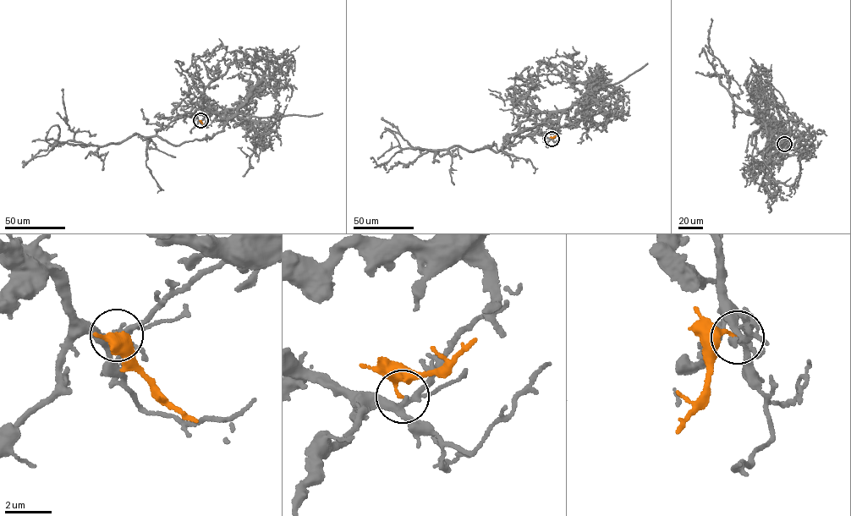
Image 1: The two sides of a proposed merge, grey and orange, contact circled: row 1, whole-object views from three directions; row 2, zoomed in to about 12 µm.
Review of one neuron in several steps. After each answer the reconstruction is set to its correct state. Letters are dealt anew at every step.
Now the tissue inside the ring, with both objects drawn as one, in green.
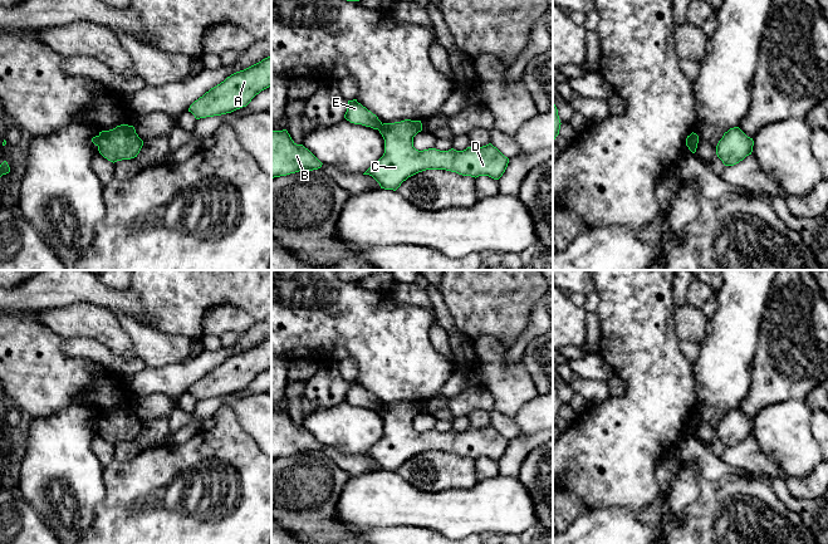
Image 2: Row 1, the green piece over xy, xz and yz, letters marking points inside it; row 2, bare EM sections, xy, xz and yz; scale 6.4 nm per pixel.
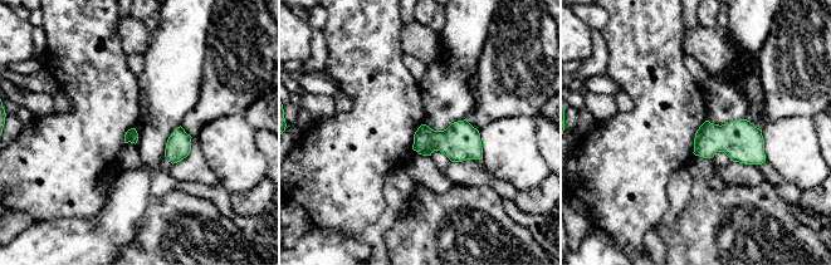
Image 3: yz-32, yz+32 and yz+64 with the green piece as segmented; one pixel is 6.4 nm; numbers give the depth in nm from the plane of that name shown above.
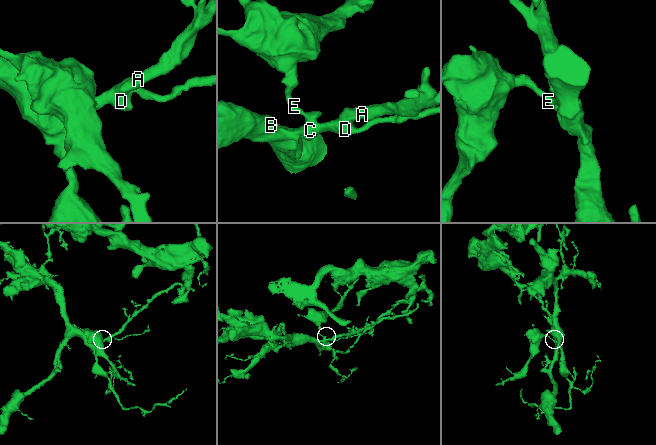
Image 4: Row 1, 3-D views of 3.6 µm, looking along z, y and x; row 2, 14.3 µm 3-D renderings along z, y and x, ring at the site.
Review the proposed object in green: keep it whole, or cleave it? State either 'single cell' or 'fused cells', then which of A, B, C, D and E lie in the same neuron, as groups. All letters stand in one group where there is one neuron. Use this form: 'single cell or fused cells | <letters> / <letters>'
fused cells | A B C D / E

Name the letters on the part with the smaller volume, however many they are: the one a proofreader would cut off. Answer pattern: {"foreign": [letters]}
{"foreign": ["E"]}

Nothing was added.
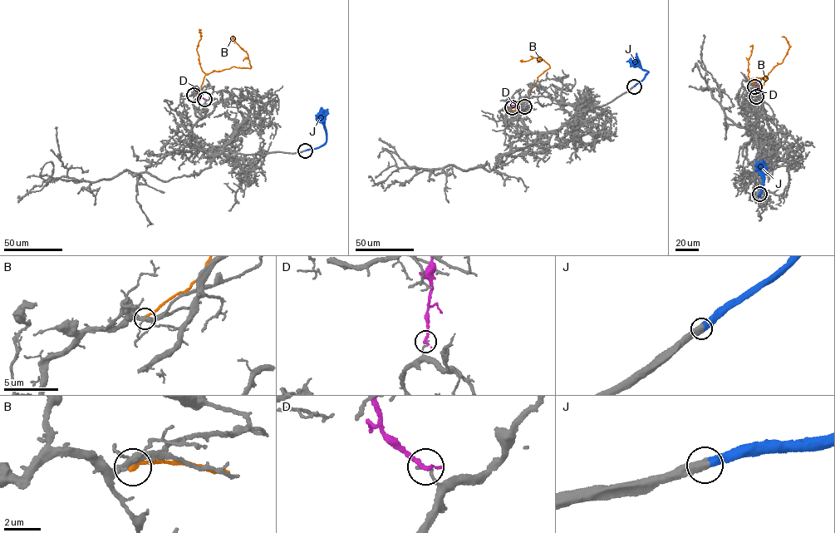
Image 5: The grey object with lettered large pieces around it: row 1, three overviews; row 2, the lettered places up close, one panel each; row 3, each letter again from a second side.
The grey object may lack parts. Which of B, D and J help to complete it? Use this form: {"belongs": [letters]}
{"belongs": ["J"]}

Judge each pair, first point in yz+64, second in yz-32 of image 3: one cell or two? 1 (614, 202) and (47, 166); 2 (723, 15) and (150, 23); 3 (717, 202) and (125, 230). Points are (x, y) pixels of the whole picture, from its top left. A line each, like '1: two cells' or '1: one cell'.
1: one cell
2: one cell
3: two cells

